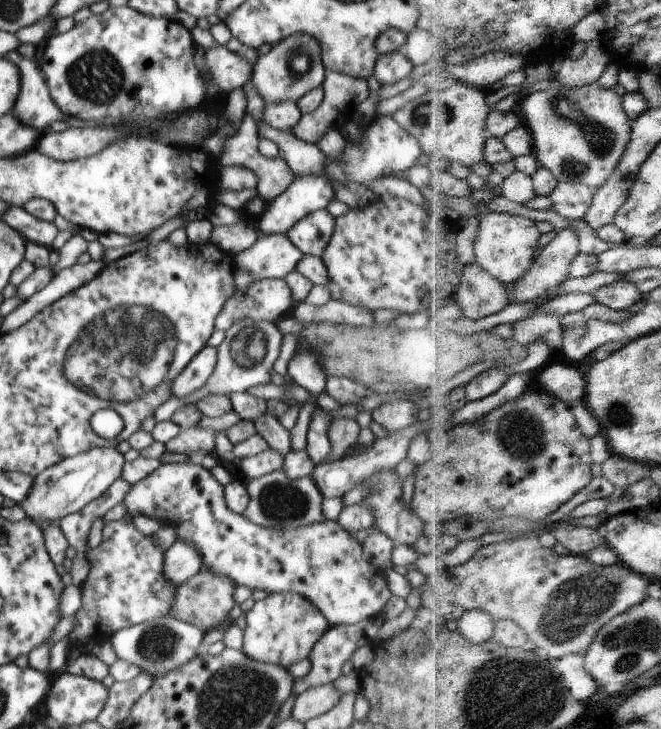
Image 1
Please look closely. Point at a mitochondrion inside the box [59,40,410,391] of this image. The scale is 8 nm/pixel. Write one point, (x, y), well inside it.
(95, 78)

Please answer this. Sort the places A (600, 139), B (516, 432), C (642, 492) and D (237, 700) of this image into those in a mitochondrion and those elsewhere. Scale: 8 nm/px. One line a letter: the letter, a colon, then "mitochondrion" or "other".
A: mitochondrion
B: mitochondrion
C: other
D: mitochondrion

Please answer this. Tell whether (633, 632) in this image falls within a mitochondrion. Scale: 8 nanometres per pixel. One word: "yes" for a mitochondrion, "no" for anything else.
yes

